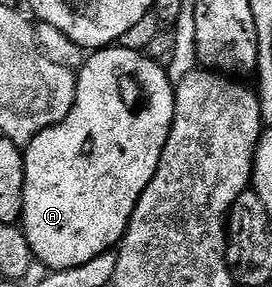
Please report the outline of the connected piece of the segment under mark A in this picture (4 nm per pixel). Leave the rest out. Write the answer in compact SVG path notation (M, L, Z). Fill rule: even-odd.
M107 47L91 52L86 58L85 65L77 70L76 80L78 86L72 111L68 111L68 115L60 123L37 133L24 149L26 174L24 175L24 207L22 208L20 228L26 234L35 258L41 264L43 261L47 265L45 268L50 271L80 267L121 245L122 237L126 233L128 223L132 219L132 211L136 207L140 195L144 195L144 187L148 187L148 183L152 183L152 175L156 175L156 167L160 167L160 155L164 151L164 143L168 143L168 135L174 122L175 86L171 82L169 72L146 56L145 52L121 47Z

